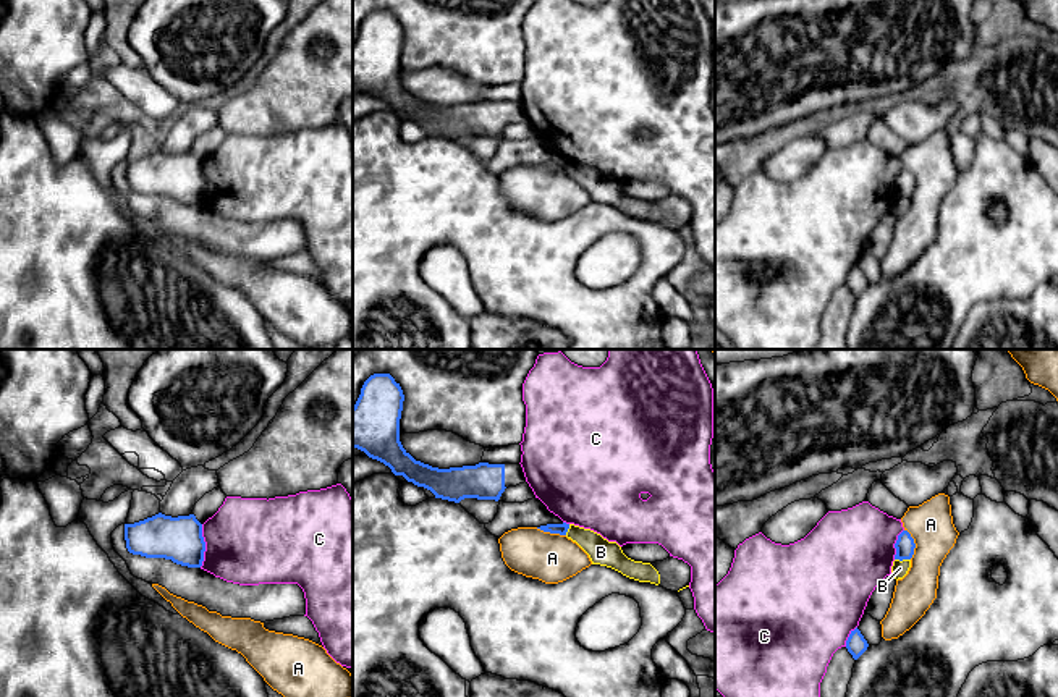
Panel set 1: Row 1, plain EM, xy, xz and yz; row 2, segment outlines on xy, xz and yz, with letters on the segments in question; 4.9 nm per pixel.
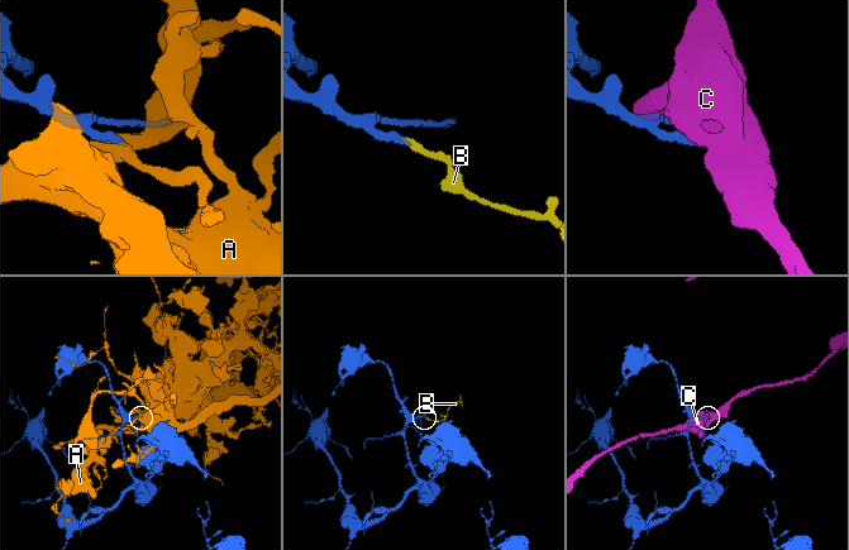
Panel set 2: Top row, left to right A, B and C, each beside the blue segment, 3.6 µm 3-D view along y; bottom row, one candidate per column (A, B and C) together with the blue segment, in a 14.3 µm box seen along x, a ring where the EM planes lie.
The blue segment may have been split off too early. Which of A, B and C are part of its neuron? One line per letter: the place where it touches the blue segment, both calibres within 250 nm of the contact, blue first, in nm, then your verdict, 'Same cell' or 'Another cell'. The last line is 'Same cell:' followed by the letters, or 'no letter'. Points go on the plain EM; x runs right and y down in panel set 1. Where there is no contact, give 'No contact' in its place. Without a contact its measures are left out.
A: Touches blue at yz (914, 181). Thickness 100 nm (blue) against 220 nm. Another cell
B: Touches blue at yz (903, 196). Thickness 100 nm (blue) against 80 nm. Another cell
C: Touches blue at xy (204, 183). Thickness 220 nm (blue) against 440 nm. Another cell
Same cell: no letter

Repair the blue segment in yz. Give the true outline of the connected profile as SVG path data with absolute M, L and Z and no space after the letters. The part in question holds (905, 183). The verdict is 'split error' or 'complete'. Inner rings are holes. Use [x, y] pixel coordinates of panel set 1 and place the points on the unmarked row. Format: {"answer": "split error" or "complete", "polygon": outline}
{"answer": "complete", "polygon": "M903 168L898 173L895 186L896 186L895 197L903 199L903 197L911 197L912 196L916 181L914 181L914 176L911 175L911 171L908 168Z"}

